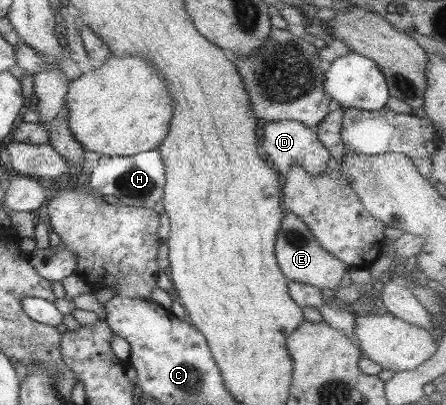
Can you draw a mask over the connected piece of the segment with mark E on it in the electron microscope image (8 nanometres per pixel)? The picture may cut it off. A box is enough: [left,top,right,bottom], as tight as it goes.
[274,210,350,291]

